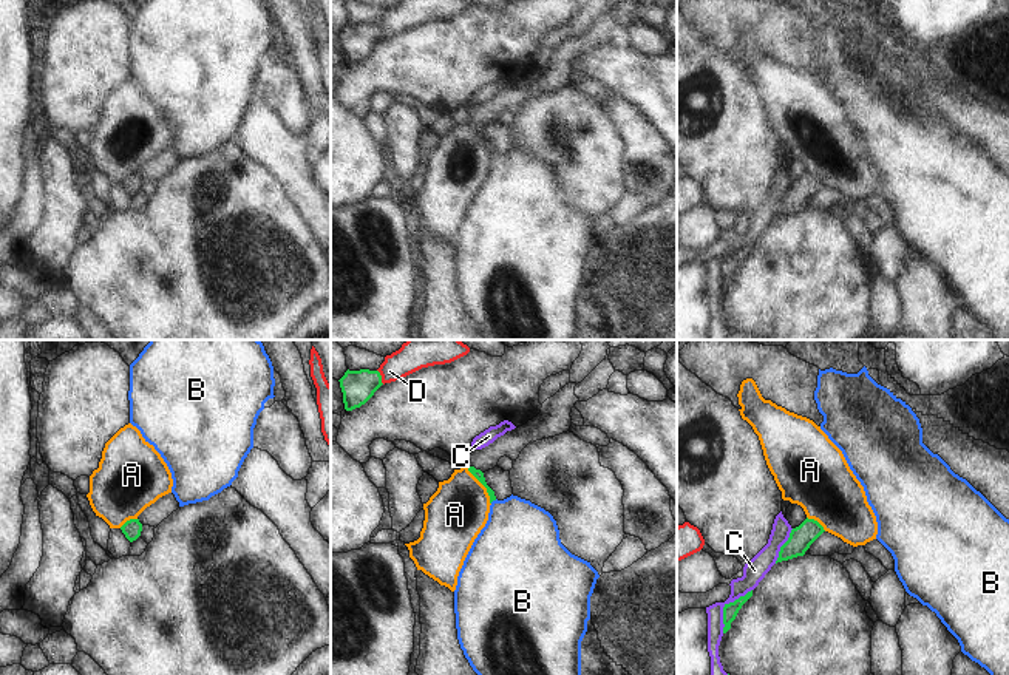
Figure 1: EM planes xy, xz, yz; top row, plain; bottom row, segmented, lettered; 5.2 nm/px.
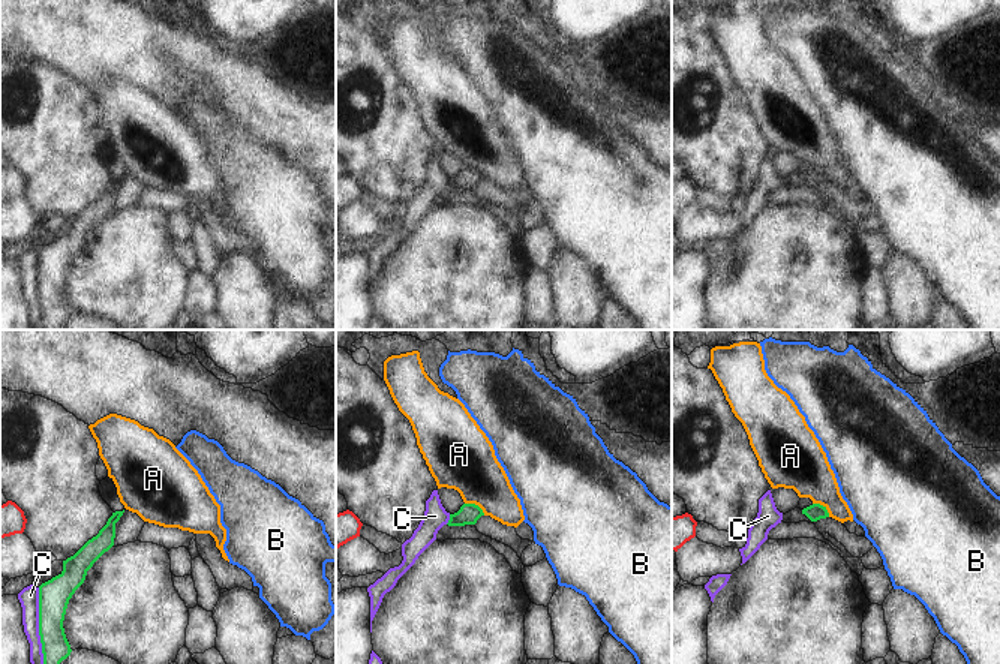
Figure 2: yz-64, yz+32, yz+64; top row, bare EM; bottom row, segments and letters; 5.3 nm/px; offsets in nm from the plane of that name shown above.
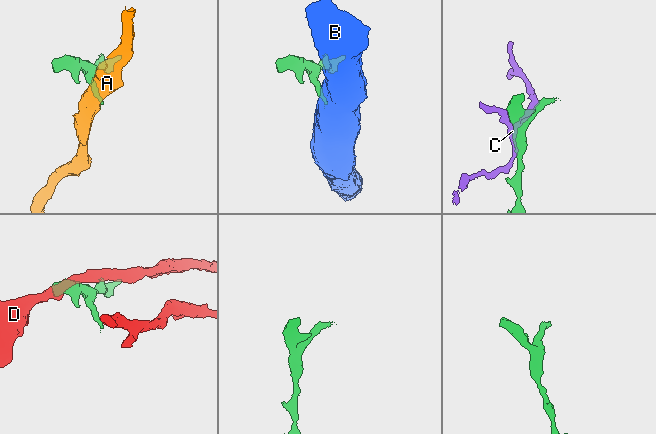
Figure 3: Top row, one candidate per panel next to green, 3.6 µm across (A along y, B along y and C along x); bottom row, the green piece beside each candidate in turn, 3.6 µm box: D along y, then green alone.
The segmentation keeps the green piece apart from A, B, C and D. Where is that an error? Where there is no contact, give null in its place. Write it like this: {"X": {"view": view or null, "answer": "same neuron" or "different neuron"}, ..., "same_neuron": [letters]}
{"A": {"view": "xz", "answer": "different neuron"}, "B": {"view": "xz", "answer": "same neuron"}, "C": {"view": "yz", "answer": "different neuron"}, "D": {"view": "xz", "answer": "different neuron"}, "same_neuron": ["B"]}

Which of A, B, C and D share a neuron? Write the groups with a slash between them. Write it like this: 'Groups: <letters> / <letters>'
Groups: A / B / C / D.

